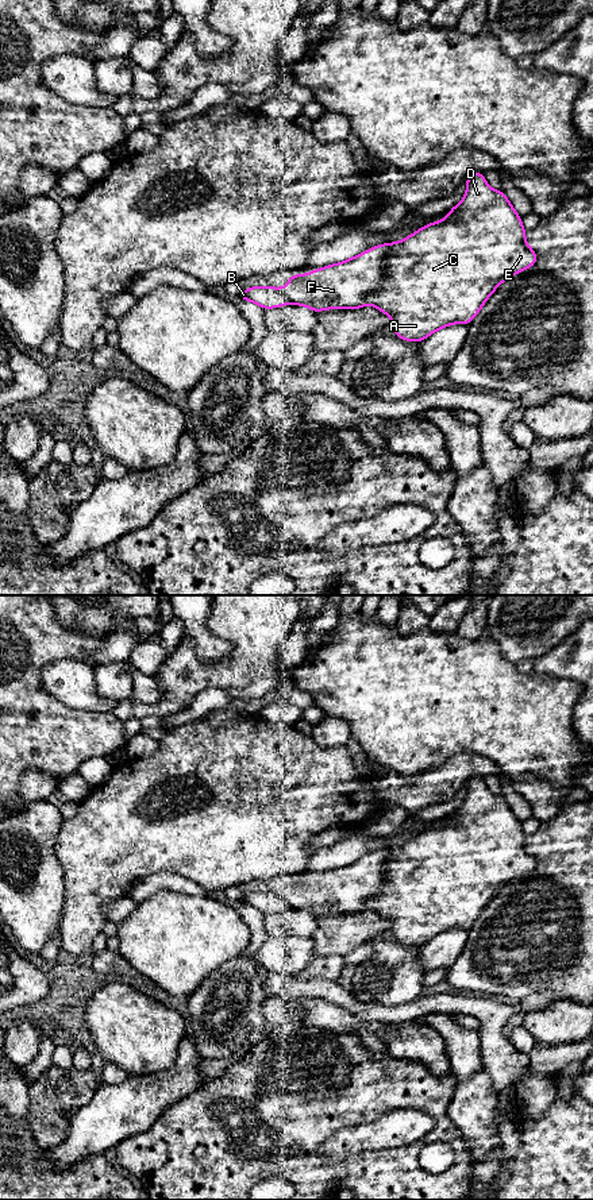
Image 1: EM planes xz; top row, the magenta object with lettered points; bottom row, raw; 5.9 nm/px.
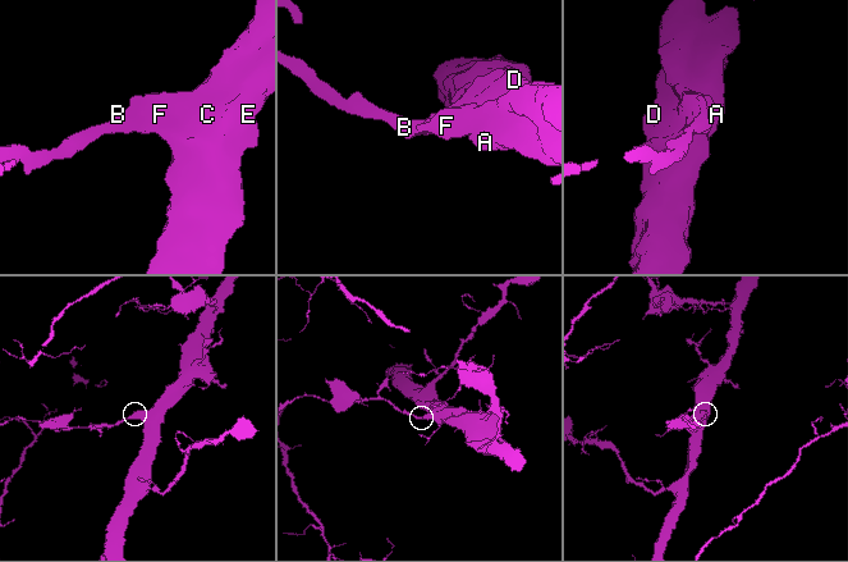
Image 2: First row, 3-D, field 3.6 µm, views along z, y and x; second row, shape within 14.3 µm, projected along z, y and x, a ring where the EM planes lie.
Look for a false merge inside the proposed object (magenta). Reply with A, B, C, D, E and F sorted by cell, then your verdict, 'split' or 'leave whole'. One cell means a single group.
A B C D E / F | split

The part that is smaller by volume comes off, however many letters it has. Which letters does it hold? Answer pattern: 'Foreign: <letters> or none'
Foreign: F

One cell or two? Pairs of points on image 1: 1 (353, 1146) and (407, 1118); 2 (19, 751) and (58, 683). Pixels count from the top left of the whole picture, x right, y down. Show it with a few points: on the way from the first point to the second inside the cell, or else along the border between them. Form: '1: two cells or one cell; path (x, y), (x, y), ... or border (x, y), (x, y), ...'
1: one cell; path (366, 1138), (393, 1130)
2: two cells; border (46, 664), (43, 687), (80, 710)

